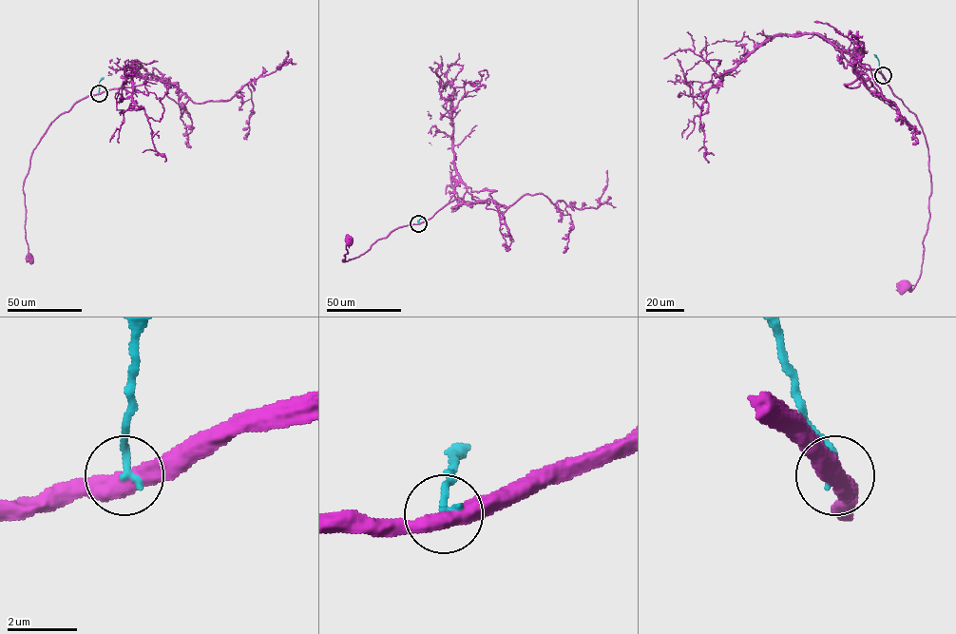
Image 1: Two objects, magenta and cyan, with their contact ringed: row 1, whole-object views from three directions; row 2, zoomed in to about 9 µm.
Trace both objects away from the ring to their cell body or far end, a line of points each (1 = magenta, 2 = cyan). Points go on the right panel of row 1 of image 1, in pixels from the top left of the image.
1: (883, 75), (892, 92), (916, 117), (928, 154), (931, 192), (923, 262), (915, 286), (910, 290), (905, 286)
2: (883, 75), (874, 54)

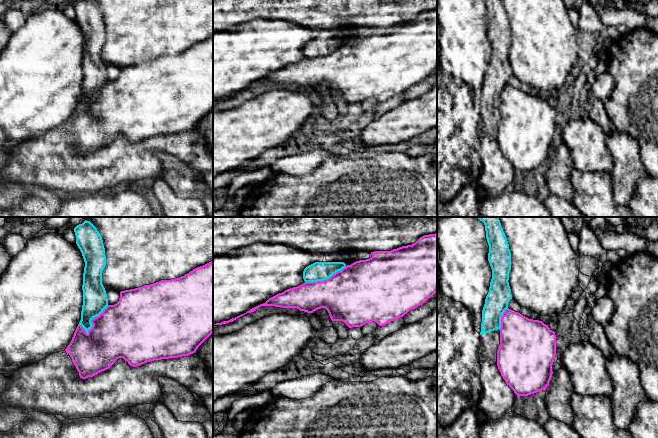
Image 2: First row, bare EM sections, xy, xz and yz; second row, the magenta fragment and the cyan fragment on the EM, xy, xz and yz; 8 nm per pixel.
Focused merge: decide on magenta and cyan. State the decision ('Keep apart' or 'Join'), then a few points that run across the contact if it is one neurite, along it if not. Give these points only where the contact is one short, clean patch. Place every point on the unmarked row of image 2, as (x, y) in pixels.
Keep apart

